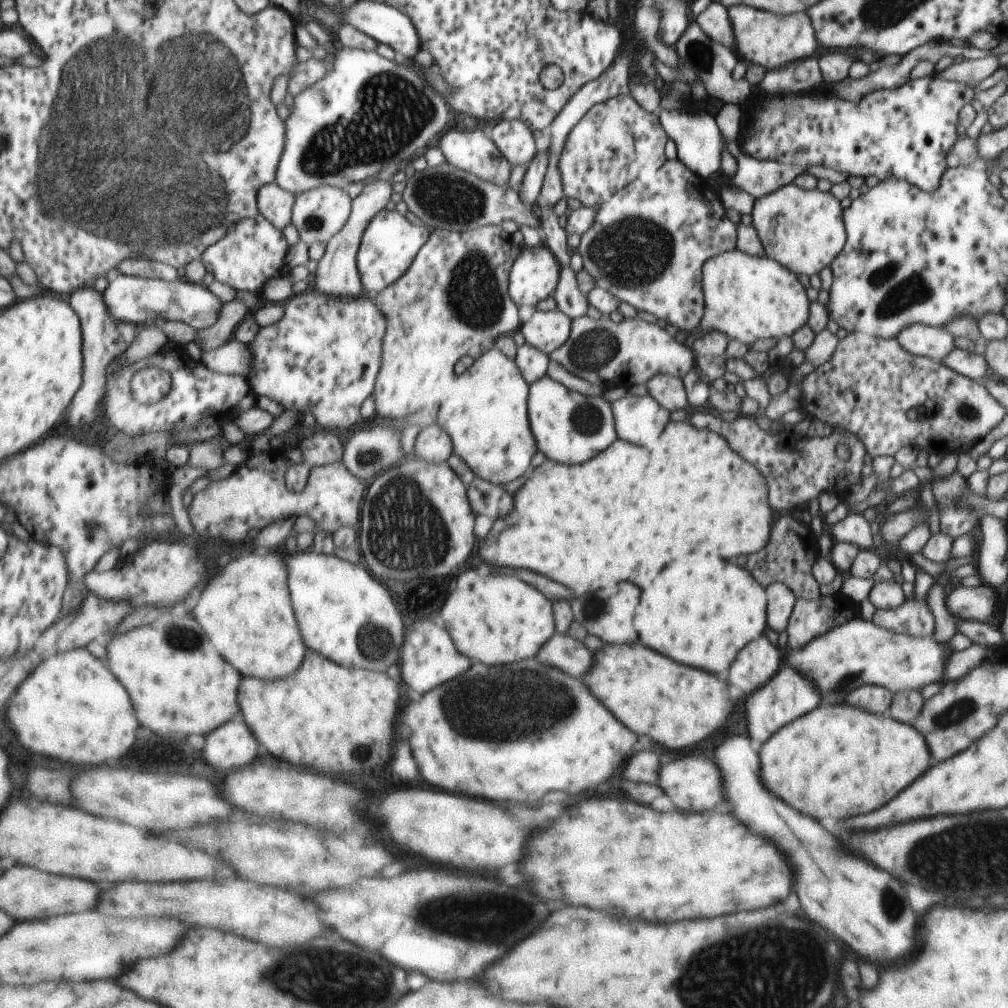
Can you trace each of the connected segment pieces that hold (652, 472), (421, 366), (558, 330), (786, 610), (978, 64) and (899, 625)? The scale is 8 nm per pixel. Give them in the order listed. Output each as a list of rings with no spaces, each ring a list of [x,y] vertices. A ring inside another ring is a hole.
[[[686,418],[669,423],[664,428],[664,434],[653,445],[655,448],[651,448],[651,452],[643,446],[633,446],[622,440],[615,442],[609,444],[609,448],[605,448],[605,452],[601,452],[601,456],[595,456],[593,460],[587,460],[587,462],[575,464],[575,466],[565,466],[565,464],[545,459],[540,466],[532,468],[527,475],[527,480],[523,482],[523,486],[512,494],[513,512],[495,520],[488,533],[479,541],[477,555],[480,560],[490,566],[499,566],[499,568],[529,568],[533,572],[543,574],[549,580],[563,584],[573,594],[584,595],[585,592],[593,592],[603,586],[611,586],[611,584],[619,584],[619,582],[639,584],[639,588],[641,588],[643,584],[649,584],[653,580],[653,576],[681,552],[681,548],[693,550],[699,542],[719,548],[723,560],[741,556],[741,554],[752,555],[765,548],[772,532],[769,530],[772,508],[768,504],[768,482],[755,465],[749,464],[744,457],[731,448],[724,437],[703,428],[696,429],[689,424]]]
[[[500,225],[477,226],[471,230],[435,228],[433,240],[421,248],[421,256],[413,260],[413,268],[404,272],[401,280],[397,279],[372,296],[374,304],[387,320],[376,391],[373,392],[374,417],[404,420],[419,408],[435,404],[439,396],[443,396],[443,388],[451,386],[455,362],[467,354],[469,348],[518,330],[517,308],[507,294],[507,274],[519,254],[520,245],[515,246],[509,235]]]
[[[555,308],[550,311],[529,311],[519,331],[525,343],[548,355],[567,342],[569,328],[572,328],[569,317]]]
[[[771,583],[768,588],[768,625],[779,633],[785,630],[796,598],[783,583]]]
[[[985,56],[981,59],[962,59],[958,63],[952,63],[941,72],[932,72],[932,75],[941,80],[961,82],[961,84],[977,84],[981,80],[993,74],[999,68],[999,58],[997,56]]]
[[[915,568],[914,595],[911,600],[893,610],[875,609],[871,621],[885,630],[903,636],[931,636],[933,634],[933,616],[927,608],[925,596],[935,584],[935,577],[925,574],[921,568]]]

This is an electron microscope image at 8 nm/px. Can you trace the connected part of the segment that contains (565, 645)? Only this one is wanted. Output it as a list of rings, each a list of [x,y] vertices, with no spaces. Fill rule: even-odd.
[[[557,633],[549,640],[549,644],[545,644],[545,648],[541,648],[541,652],[537,652],[537,660],[567,672],[569,676],[583,678],[593,666],[593,652],[589,652],[583,642]]]

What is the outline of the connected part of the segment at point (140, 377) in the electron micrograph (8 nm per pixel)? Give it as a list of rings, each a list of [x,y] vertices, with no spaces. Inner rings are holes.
[[[149,366],[137,372],[132,380],[133,396],[143,404],[157,404],[167,398],[173,388],[171,372],[159,367]]]

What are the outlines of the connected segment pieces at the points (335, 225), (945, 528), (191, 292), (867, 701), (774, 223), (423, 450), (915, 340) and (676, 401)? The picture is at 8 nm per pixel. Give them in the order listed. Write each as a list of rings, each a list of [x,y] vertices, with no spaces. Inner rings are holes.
[[[327,184],[296,195],[292,224],[298,231],[299,240],[303,240],[309,245],[317,242],[328,244],[333,236],[341,232],[348,223],[349,217],[352,215],[353,200],[354,198],[349,196],[347,190]]]
[[[957,471],[931,485],[931,494],[939,516],[939,530],[952,539],[969,534],[978,523],[971,508],[959,506],[967,488],[966,478]]]
[[[115,273],[104,296],[109,312],[115,319],[137,324],[142,324],[153,317],[161,317],[165,320],[184,322],[195,330],[203,330],[217,323],[223,310],[221,298],[209,292],[208,287],[202,282],[190,282],[185,278],[167,281]]]
[[[863,685],[856,687],[855,690],[844,699],[844,703],[851,708],[863,708],[873,714],[887,714],[895,694],[889,689],[875,685]]]
[[[789,183],[753,203],[750,217],[764,250],[764,256],[777,261],[798,275],[817,274],[830,266],[845,244],[841,206],[831,193],[805,190]]]
[[[435,423],[421,427],[414,440],[412,454],[431,464],[445,463],[452,455],[451,440]]]
[[[909,324],[895,336],[895,340],[913,356],[927,357],[934,361],[943,360],[956,348],[952,335],[945,332],[944,328],[925,324]]]
[[[655,375],[645,383],[648,395],[652,396],[661,408],[687,411],[688,399],[680,377]]]

